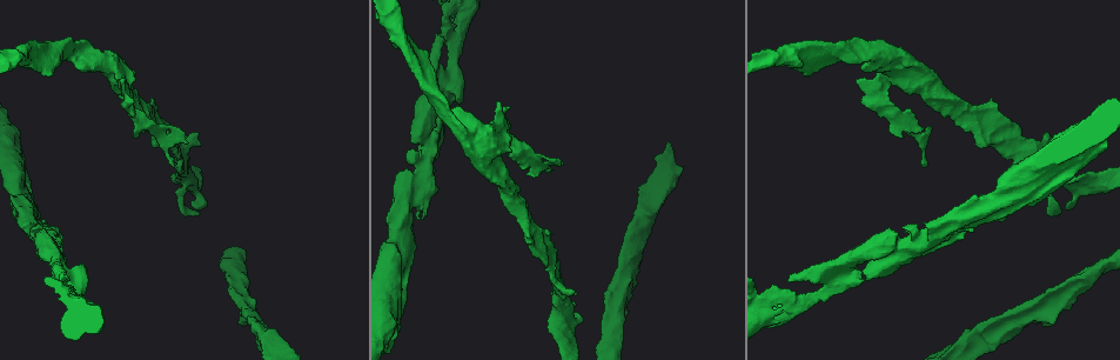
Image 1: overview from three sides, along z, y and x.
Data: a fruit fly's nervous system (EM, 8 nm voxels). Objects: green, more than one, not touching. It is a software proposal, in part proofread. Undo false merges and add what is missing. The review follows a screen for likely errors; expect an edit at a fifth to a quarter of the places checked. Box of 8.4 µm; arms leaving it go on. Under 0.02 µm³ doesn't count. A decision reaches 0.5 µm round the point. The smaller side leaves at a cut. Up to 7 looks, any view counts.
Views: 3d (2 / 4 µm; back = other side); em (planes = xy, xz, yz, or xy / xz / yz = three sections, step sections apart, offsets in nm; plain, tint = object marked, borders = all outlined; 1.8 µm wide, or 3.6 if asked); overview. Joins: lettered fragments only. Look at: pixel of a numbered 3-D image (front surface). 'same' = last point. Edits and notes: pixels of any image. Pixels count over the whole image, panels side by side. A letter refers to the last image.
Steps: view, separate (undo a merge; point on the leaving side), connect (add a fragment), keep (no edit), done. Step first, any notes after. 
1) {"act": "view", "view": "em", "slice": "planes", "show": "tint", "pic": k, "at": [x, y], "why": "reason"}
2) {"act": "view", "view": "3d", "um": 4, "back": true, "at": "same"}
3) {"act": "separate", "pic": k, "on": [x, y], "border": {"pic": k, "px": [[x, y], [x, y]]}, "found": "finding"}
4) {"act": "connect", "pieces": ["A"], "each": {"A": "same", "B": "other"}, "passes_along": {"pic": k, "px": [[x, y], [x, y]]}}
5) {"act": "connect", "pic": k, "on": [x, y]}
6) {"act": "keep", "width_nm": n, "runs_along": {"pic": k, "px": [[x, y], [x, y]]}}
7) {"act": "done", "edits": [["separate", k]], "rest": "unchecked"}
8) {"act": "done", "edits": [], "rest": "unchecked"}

{"act": "view", "view": "em", "slice": "xz", "step": 4, "show": "tint", "pic": 1, "at": [973, 226], "why": "branch stops here"}

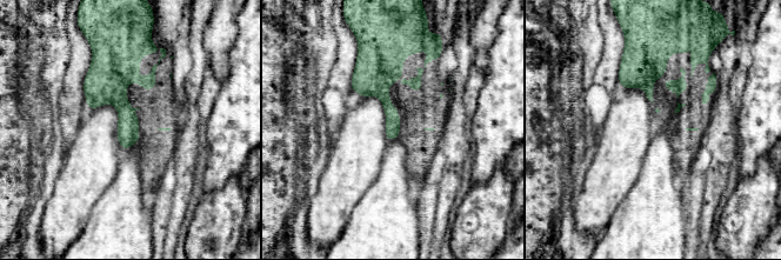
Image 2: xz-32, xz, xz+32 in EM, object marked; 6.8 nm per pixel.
{"act": "view", "view": "em", "slice": "planes", "show": "borders", "at": "same"}

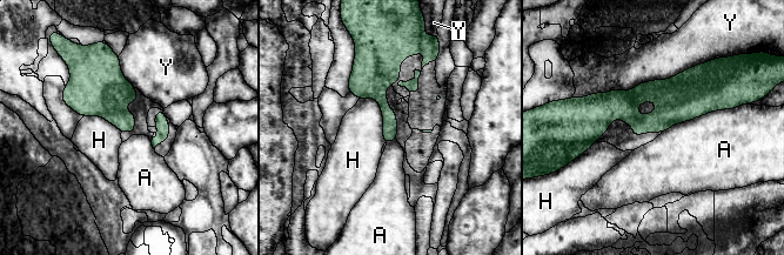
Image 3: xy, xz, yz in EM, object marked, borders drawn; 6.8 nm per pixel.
{"act": "keep", "each": {"A": "other", "H": "other", "Y": "other"}, "runs_along": {"pic": 3, "px": [[719, 106], [637, 95], [583, 125]]}, "found": "none of them fits"}

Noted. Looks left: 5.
{"act": "view", "view": "em", "um": 3.6, "slice": "planes", "show": "tint", "pic": 1, "at": [900, 73], "why": "three-way junction"}

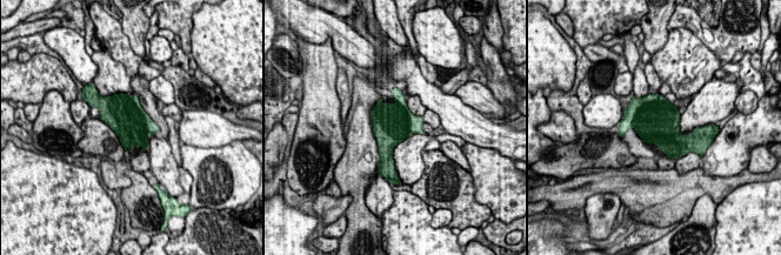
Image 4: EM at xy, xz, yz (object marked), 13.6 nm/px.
{"act": "view", "view": "em", "um": 3.6, "slice": "planes", "show": "borders", "at": "same", "why": "what lies round it"}

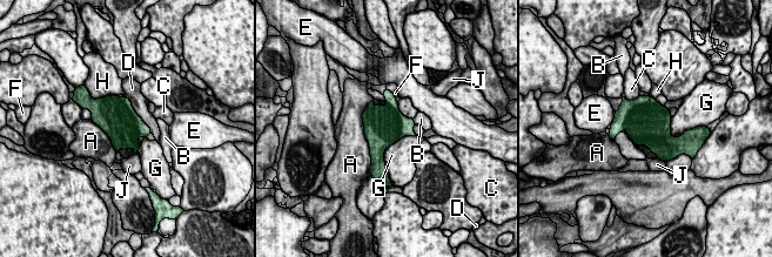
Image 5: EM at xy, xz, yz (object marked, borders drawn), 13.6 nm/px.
{"act": "keep", "longest_contact_nm": ["A", 900], "each": {"A": "other", "B": "other", "C": "other", "D": "other", "E": "other", "F": "other", "G": "other", "H": "other", "J": "other"}, "found": "one cell here"}

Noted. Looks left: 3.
{"act": "view", "view": "em", "slice": "planes", "show": "borders", "pic": 1, "at": [1005, 141], "why": "side arm on a straight run"}

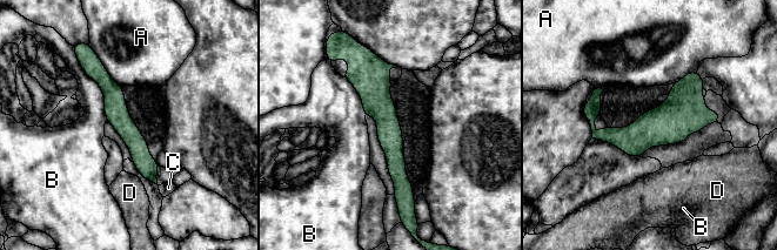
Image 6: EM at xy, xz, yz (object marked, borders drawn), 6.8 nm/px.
{"act": "keep", "longest_contact_nm": ["B", 460], "each": {"A": "other", "B": "other", "C": "other", "D": "other"}, "runs_along": {"pic": 6, "px": [[373, 59], [403, 196]]}, "found": "one cell here"}

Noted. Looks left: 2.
{"act": "done", "edits": [], "rest": "unchecked"}

